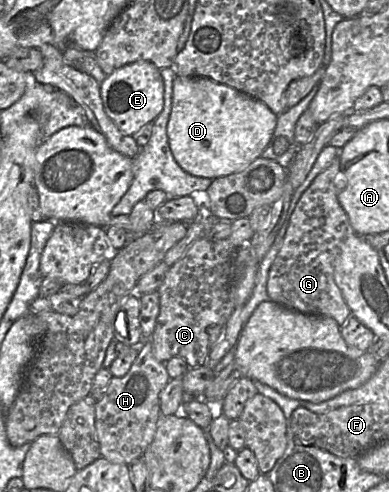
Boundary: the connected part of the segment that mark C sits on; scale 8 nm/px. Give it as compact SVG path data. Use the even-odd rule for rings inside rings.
M197 239L168 270L157 289L160 312L150 338L155 358L166 363L173 356L183 357L189 368L205 365L210 353L208 328L226 325L234 303L235 257L237 247L230 240Z

